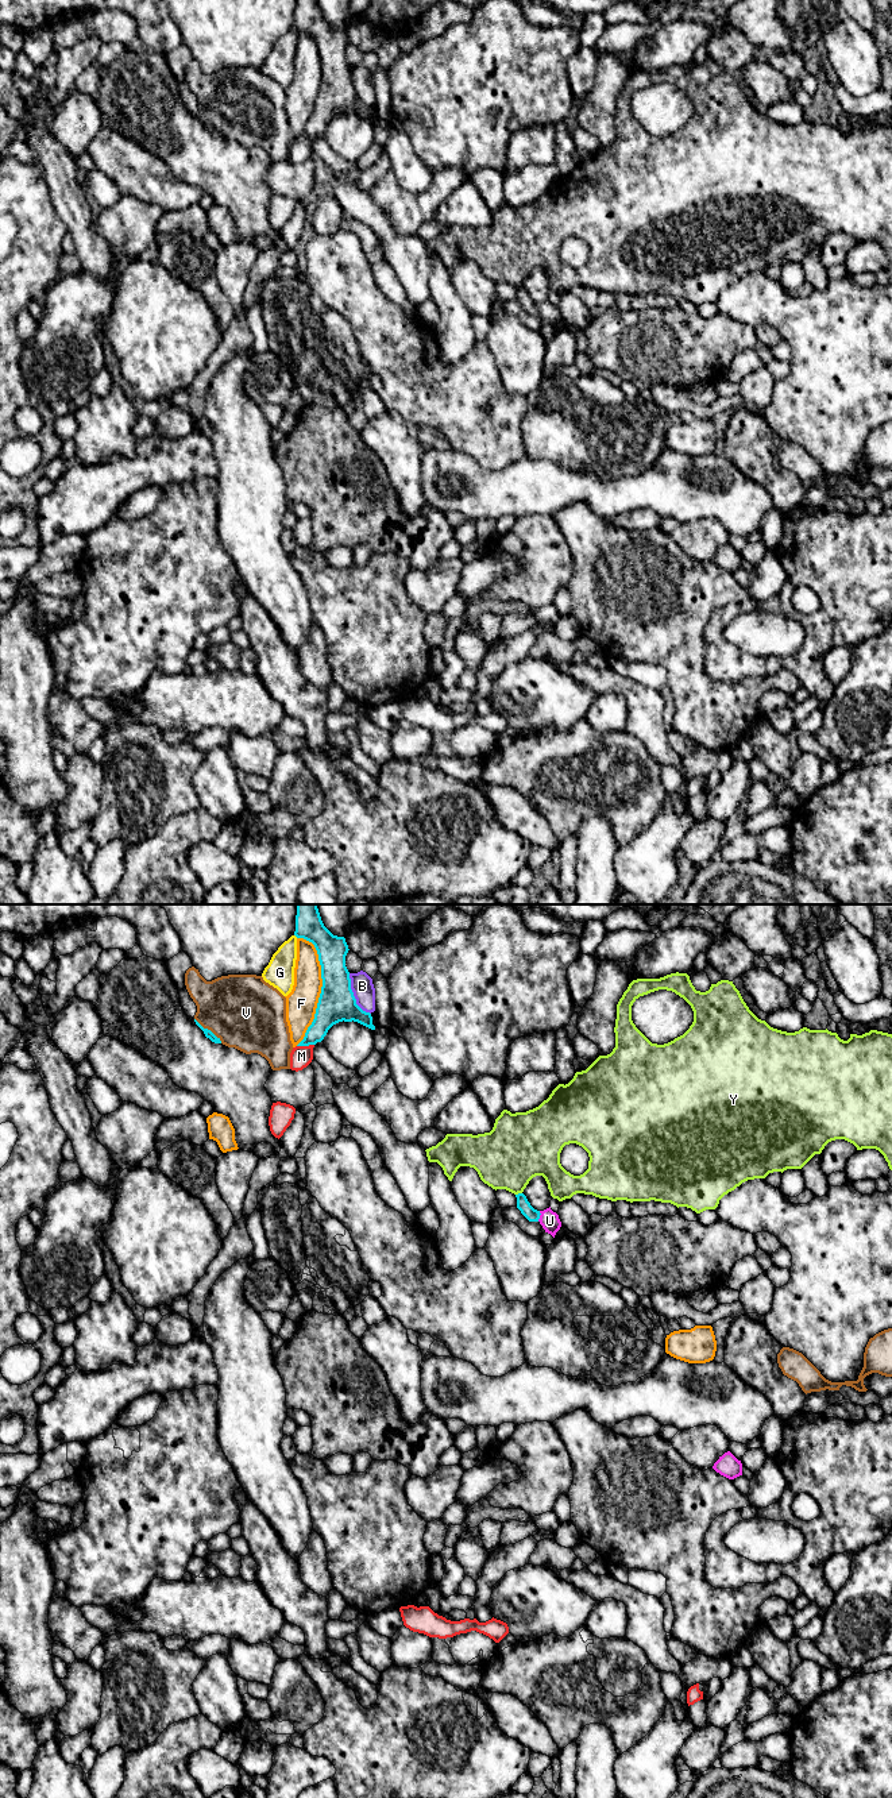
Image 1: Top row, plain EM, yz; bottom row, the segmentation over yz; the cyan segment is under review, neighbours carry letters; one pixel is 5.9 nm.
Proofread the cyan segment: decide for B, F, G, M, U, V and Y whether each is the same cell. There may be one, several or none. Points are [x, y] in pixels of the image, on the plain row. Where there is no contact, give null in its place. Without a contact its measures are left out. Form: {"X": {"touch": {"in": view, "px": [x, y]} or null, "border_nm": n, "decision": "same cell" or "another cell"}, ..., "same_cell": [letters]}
{"B": {"touch": {"in": "yz", "px": [352, 88]}, "border_nm": 280, "decision": "another cell"}, "F": {"touch": {"in": "yz", "px": [321, 83]}, "border_nm": 650, "decision": "another cell"}, "G": {"touch": {"in": "yz", "px": [296, 29]}, "border_nm": 30, "decision": "another cell"}, "M": {"touch": {"in": "yz", "px": [305, 138]}, "border_nm": 110, "decision": "another cell"}, "U": {"touch": {"in": "yz", "px": [539, 309]}, "border_nm": 70, "decision": "same cell"}, "V": {"touch": {"in": "yz", "px": [207, 122]}, "border_nm": 220, "decision": "another cell"}, "Y": {"touch": {"in": "yz", "px": [518, 286]}, "border_nm": 40, "decision": "another cell"}, "same_cell": ["U"]}

